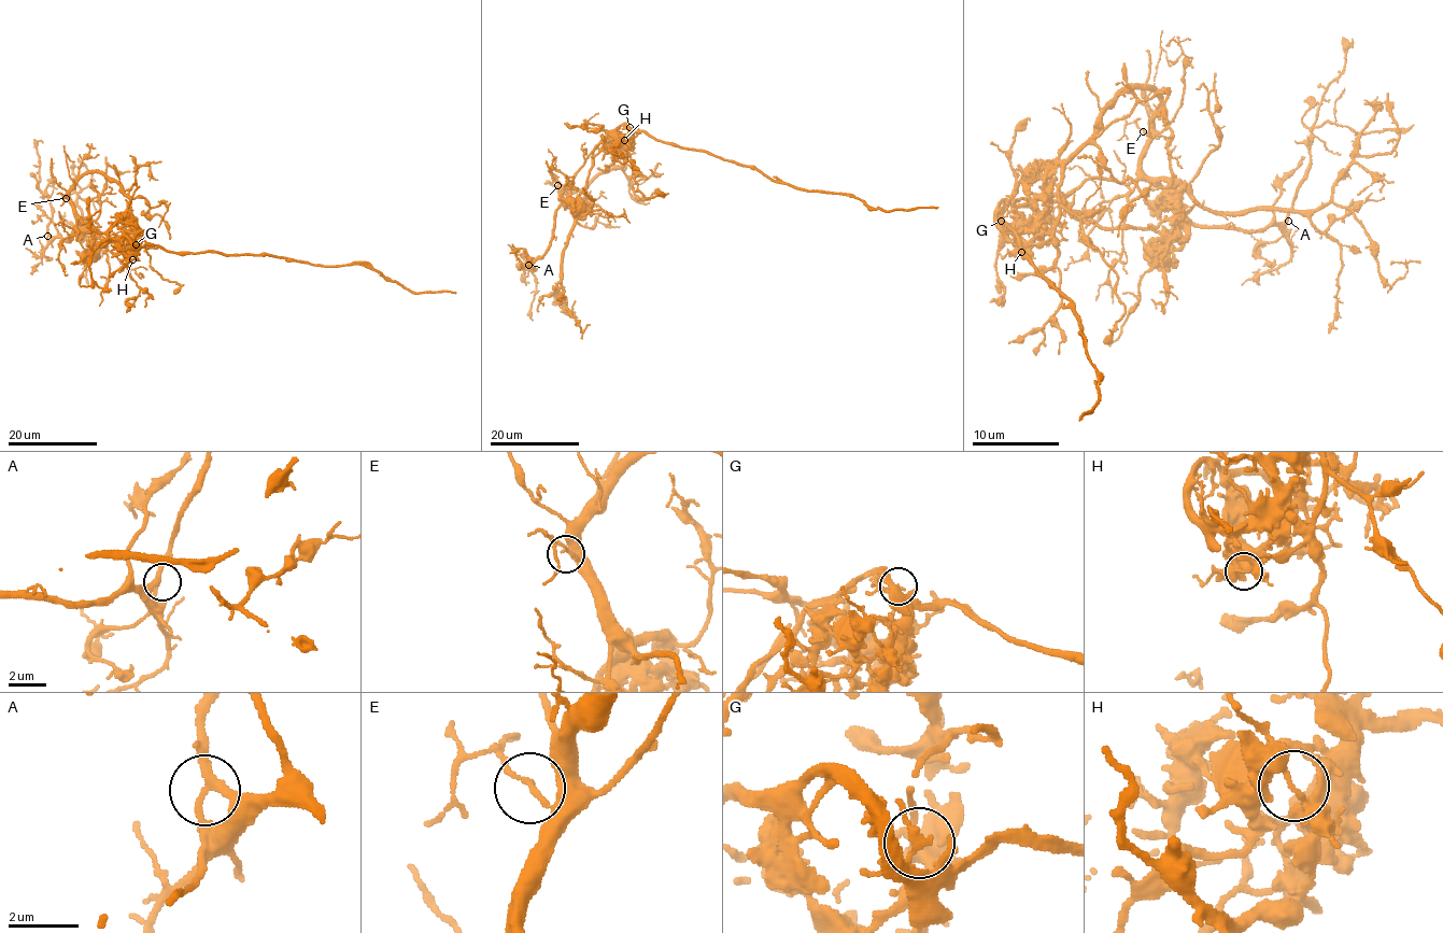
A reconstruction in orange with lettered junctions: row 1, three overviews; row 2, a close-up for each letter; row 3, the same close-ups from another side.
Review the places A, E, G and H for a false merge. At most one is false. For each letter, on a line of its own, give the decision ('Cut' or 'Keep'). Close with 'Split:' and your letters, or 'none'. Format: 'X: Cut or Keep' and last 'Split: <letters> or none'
A: Keep
E: Keep
G: Keep
H: Cut
Split: H

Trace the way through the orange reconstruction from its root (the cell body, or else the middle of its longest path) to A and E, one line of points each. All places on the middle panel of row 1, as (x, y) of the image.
A: (635, 131), (616, 135), (595, 149), (586, 187), (579, 196), (581, 210), (561, 206), (550, 249), (528, 265)
E: (635, 131), (625, 161), (620, 166), (604, 170), (573, 193), (557, 185)

